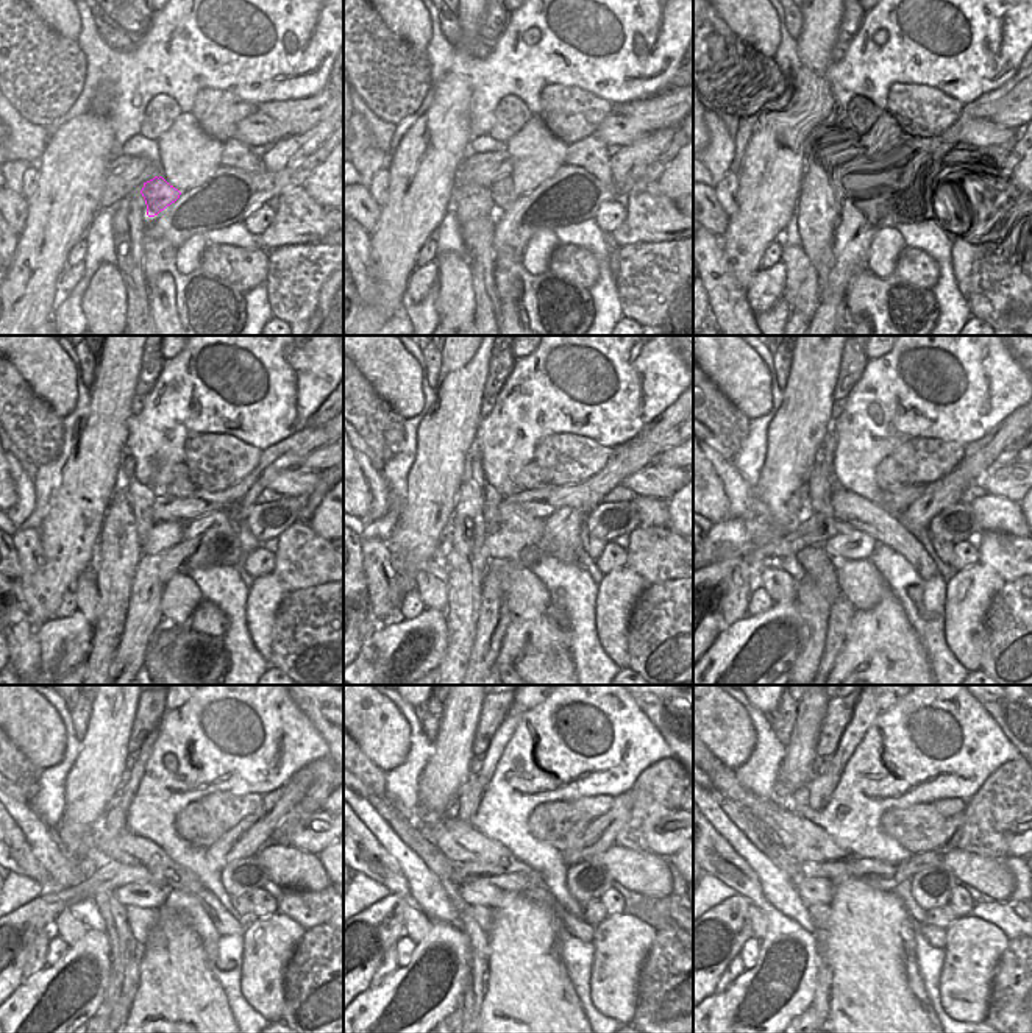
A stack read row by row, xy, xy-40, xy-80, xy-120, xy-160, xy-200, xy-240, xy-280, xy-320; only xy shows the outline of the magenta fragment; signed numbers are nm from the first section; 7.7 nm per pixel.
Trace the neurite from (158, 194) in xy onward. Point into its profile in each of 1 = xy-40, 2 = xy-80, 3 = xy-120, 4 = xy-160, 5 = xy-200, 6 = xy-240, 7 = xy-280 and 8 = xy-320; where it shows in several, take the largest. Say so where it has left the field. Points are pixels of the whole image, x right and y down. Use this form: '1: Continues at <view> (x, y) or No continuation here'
1: Continues at xy-40 (503, 194)
2: Continues at xy-80 (846, 184)
3: Continues at xy-120 (141, 498)
4: Continues at xy-160 (473, 462)
5: Continues at xy-200 (825, 454)
6: Continues at xy-240 (125, 793)
7: Continues at xy-280 (505, 732)
8: Continues at xy-320 (862, 717).

